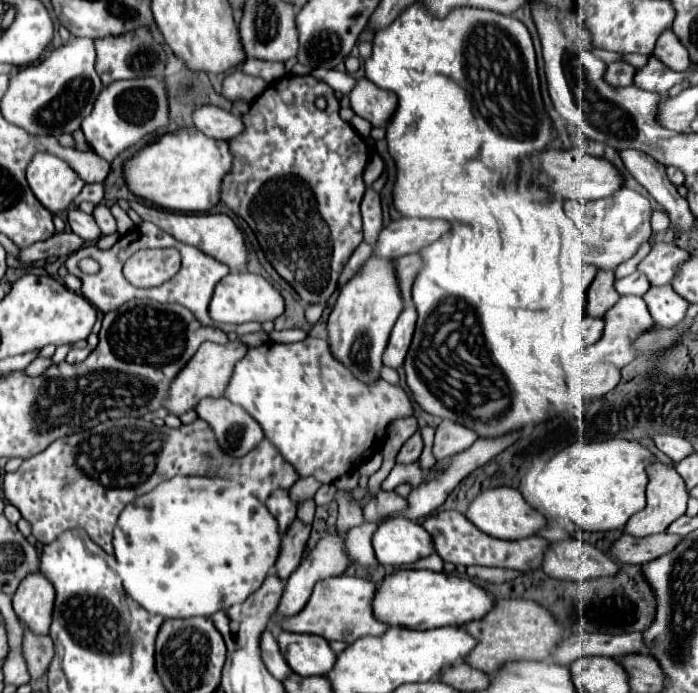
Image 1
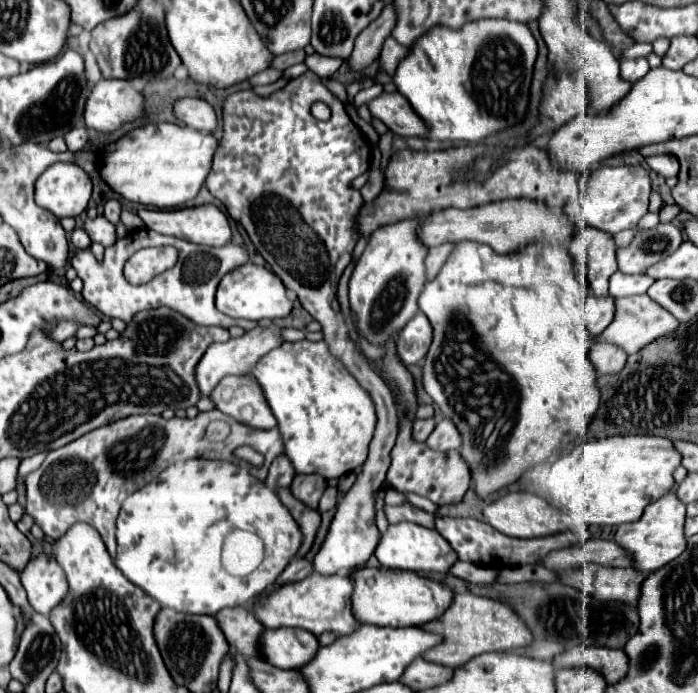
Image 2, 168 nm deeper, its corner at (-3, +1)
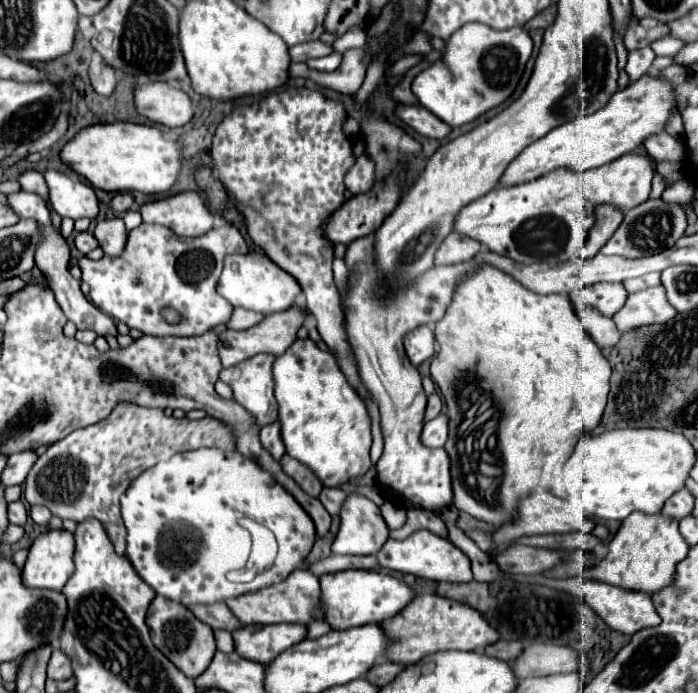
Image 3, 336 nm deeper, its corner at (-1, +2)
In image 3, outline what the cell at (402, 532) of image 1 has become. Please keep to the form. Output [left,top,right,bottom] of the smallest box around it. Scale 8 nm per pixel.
[378,530,472,582]

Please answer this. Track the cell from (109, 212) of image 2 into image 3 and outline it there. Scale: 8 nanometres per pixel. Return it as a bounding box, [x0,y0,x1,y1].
[110,192,132,214]

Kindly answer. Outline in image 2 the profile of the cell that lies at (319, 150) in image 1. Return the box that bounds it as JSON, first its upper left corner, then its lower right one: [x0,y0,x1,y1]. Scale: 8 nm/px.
[206,71,398,575]

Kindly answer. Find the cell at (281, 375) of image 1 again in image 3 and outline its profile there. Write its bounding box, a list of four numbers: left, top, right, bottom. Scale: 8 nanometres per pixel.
[274,338,370,486]

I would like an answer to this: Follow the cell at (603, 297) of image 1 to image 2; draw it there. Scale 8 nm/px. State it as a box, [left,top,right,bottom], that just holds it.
[570,223,618,295]

